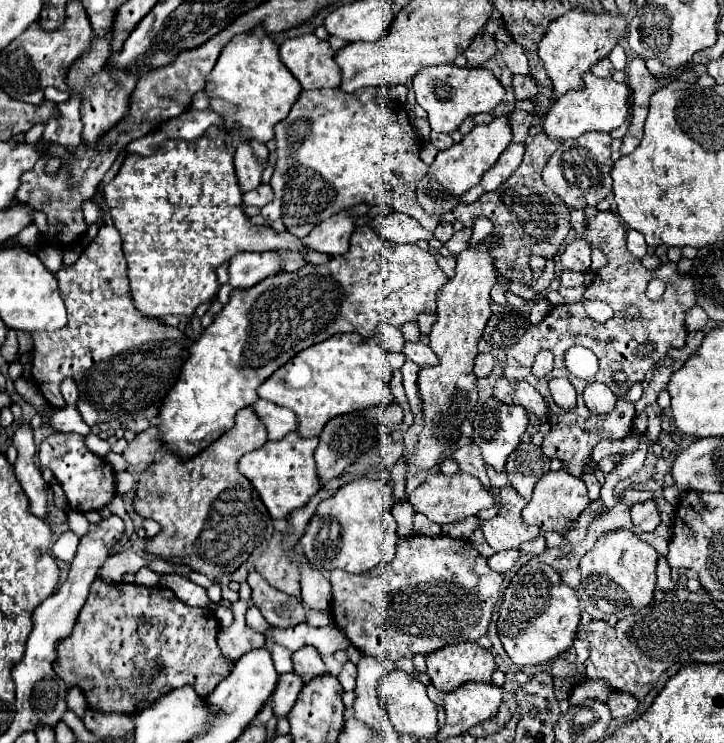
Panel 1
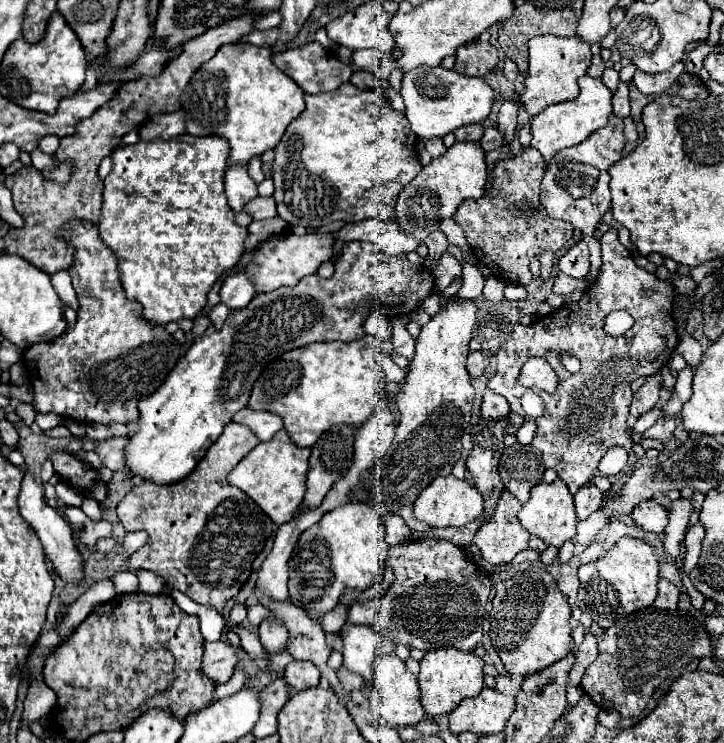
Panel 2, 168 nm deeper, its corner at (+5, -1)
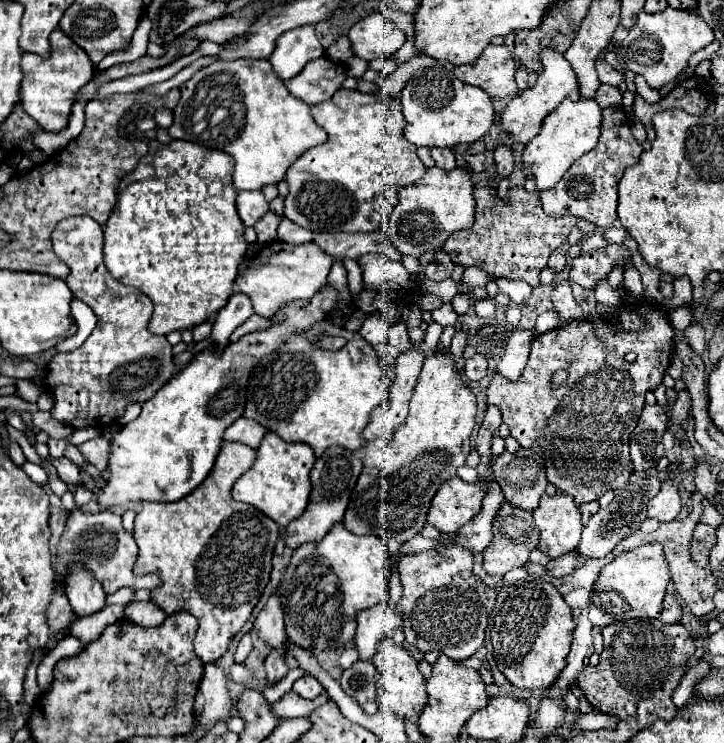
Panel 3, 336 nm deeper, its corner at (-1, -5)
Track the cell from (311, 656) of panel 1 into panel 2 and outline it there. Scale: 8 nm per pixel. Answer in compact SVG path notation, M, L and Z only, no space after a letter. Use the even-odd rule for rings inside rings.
M293 660L285 670L285 682L299 692L307 688L315 688L319 684L319 670L311 662Z

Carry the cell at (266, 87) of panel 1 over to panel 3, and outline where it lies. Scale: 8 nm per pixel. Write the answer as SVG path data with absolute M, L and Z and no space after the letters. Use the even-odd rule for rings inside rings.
M239 58L231 62L215 62L201 68L181 86L181 100L173 112L173 124L169 134L179 140L187 140L205 148L217 148L235 158L233 186L237 190L261 190L265 184L277 184L285 178L287 168L305 152L309 146L327 140L323 128L311 116L311 106L297 100L283 84L283 80L273 72L269 60L249 60Z

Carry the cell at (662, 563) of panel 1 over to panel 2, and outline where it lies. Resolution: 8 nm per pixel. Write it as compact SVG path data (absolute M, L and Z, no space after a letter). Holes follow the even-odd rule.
M659 578L659 594L655 598L655 606L661 608L661 610L675 610L679 594L681 592L673 582L669 582L665 578Z

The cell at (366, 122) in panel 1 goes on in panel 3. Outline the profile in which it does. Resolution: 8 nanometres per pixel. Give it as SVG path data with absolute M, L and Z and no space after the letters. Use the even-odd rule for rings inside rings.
M343 88L333 98L315 104L311 114L327 132L327 142L309 148L287 170L285 180L289 184L289 194L285 198L285 216L311 232L371 232L385 228L389 214L397 206L399 190L421 180L425 174L425 166L417 158L417 146L413 146L403 134L405 118L399 98L383 98Z

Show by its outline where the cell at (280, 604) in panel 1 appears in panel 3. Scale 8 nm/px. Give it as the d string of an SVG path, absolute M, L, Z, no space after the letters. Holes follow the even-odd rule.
M269 650L267 658L265 658L265 670L267 670L267 682L281 680L289 672L289 666L285 662L285 654L281 654L277 650Z

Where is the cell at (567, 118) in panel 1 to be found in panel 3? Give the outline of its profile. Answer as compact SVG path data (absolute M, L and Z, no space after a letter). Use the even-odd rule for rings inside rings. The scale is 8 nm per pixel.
M581 98L577 102L567 100L565 104L561 104L561 108L557 108L557 112L551 112L545 118L541 132L531 142L527 142L523 152L523 170L525 174L535 174L537 190L553 188L573 160L595 148L601 134L601 112L603 108L595 98Z

